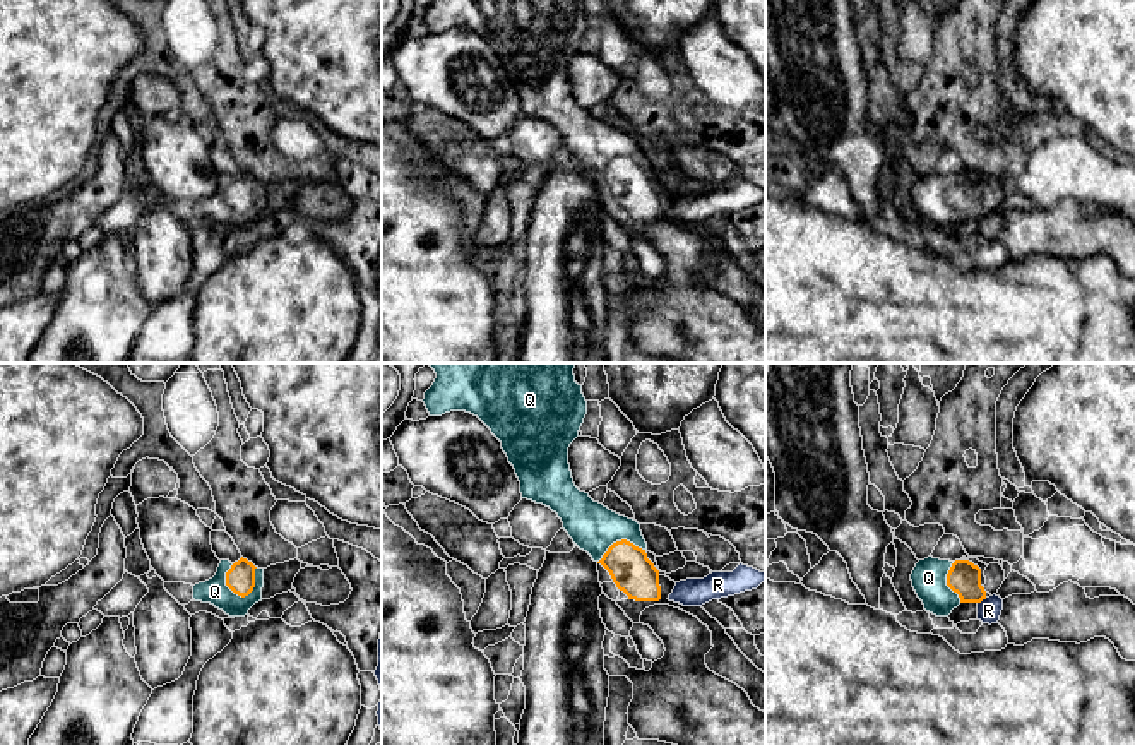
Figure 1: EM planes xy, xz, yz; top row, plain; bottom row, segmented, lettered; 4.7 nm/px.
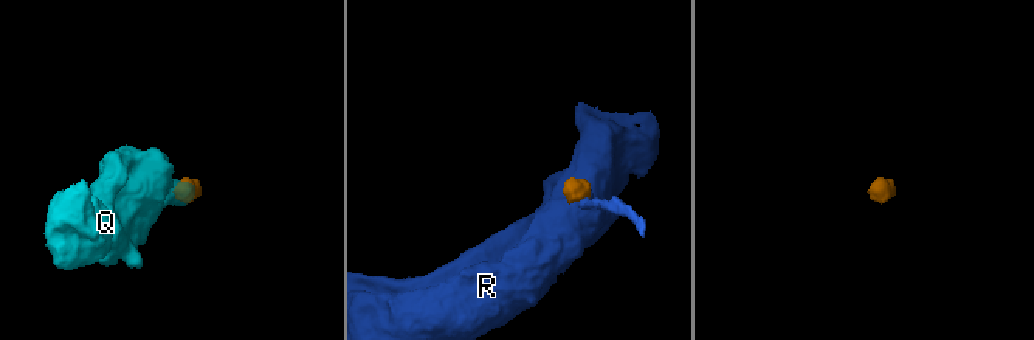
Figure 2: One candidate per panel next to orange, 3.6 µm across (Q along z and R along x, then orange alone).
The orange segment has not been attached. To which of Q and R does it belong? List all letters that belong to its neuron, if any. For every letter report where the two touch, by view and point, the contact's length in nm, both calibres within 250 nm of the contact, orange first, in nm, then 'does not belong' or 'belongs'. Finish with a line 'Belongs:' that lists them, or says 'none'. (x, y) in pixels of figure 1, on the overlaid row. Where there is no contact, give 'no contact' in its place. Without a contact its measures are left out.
Q: contact xy (249, 593); length 180 nm; calibres 140 and 120 nm; belongs
R: contact yz (981, 600); length 50 nm; calibres 160 and 110 nm; does not belong
Belongs: Q

